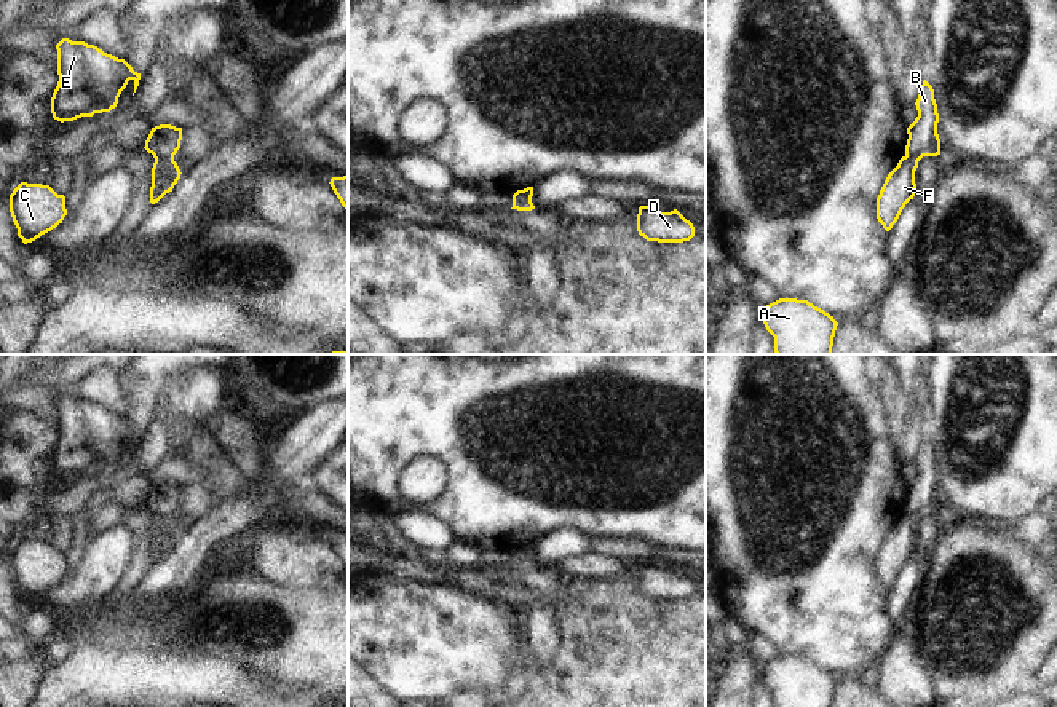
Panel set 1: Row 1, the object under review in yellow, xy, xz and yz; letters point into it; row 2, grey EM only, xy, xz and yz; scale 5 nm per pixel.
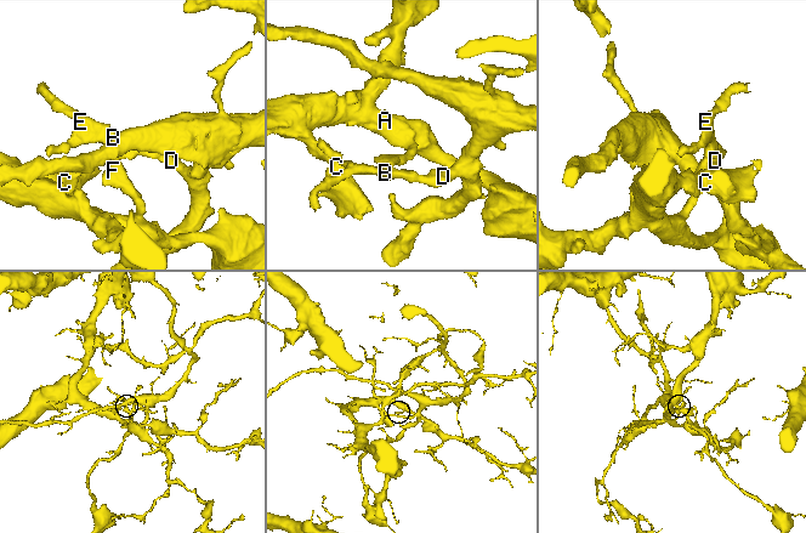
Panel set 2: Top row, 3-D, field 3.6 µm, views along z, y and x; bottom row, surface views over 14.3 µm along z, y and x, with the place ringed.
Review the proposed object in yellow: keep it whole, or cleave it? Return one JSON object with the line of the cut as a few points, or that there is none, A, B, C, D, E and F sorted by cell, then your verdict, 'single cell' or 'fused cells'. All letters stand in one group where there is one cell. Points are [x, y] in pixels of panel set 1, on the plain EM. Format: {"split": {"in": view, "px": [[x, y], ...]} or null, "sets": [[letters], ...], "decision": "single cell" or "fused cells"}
{"split": {"in": "xy", "px": [[155, 516], [173, 517]]}, "sets": [["A", "C", "F"], ["B", "D", "E"]], "decision": "fused cells"}

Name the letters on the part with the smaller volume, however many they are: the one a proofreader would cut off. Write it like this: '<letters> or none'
B, D, E

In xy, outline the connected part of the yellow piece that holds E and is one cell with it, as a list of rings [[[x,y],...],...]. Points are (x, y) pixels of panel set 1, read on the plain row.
[[[62,396],[56,407],[59,439],[51,471],[61,480],[110,469],[129,437],[134,439],[134,450],[139,444],[141,431],[94,402]]]

